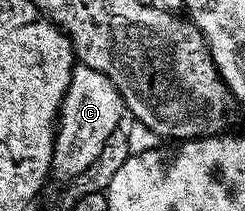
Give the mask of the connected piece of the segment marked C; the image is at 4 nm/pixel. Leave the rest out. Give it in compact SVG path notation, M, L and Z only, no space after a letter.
M79 64L73 65L70 84L66 88L66 96L60 105L60 116L56 123L56 139L52 149L52 169L50 171L53 179L57 178L61 184L67 184L73 178L77 178L80 172L86 172L90 164L98 159L98 152L102 152L102 146L110 136L110 132L121 129L120 117L125 117L124 101L114 88L114 84L102 72L98 72L89 66Z

